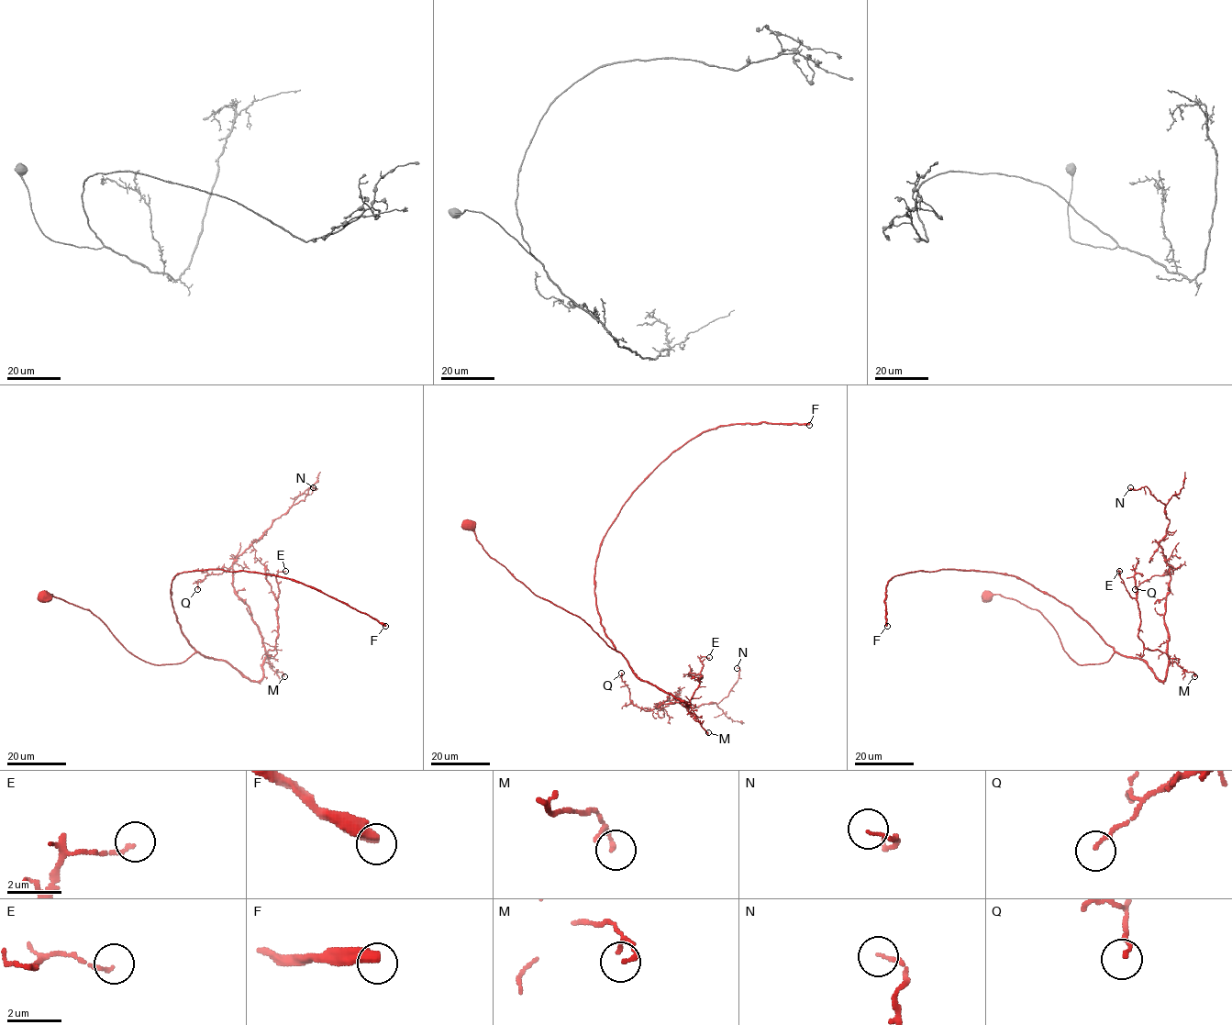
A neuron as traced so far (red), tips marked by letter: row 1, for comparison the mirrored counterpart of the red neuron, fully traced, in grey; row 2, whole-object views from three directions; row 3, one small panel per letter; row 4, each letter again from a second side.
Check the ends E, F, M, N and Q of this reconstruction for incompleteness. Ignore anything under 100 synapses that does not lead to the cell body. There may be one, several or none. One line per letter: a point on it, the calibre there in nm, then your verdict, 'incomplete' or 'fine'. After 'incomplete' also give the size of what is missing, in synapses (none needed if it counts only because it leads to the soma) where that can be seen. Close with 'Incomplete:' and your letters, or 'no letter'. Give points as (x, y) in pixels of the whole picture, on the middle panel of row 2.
E: at (709, 657); 130 nm thick; fine
F: at (809, 425); 440 nm thick; incomplete; about 150 synapses
M: at (708, 732); 130 nm thick; fine
N: at (737, 668); 100 nm thick; fine
Q: at (621, 673); 120 nm thick; fine
Incomplete: F

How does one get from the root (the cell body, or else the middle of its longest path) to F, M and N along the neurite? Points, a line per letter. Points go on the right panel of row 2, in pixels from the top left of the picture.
F: (987, 596), (1037, 609), (1077, 664), (1114, 652), (1069, 607), (993, 572), (895, 575), (887, 626)
M: (987, 596), (1037, 609), (1077, 664), (1118, 652), (1141, 659), (1160, 681), (1172, 662), (1194, 676)
N: (987, 596), (1037, 609), (1077, 664), (1118, 652), (1163, 681), (1170, 521), (1146, 486), (1130, 487)

